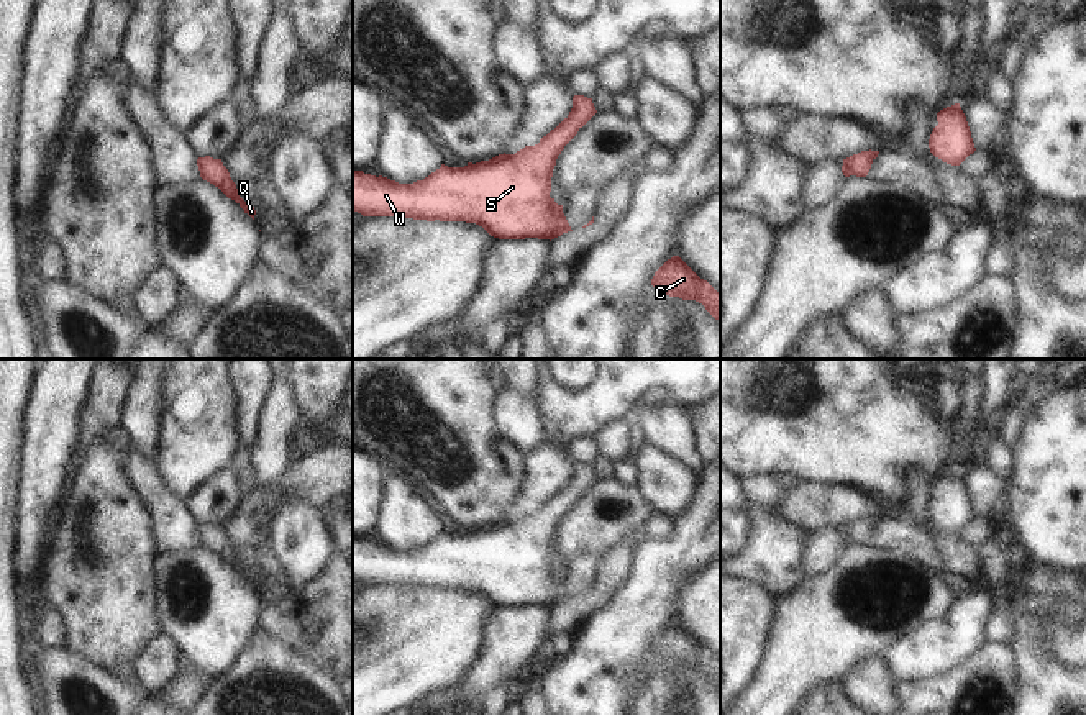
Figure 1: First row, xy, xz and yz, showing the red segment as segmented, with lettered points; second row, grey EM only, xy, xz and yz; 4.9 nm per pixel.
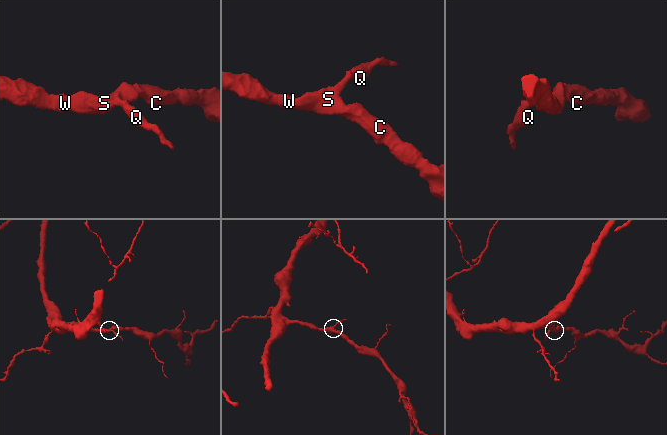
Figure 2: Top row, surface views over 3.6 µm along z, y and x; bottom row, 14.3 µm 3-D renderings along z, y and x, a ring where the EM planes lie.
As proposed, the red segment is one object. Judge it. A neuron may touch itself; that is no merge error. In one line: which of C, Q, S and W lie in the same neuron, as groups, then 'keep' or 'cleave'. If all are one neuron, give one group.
groups C Q S W; keep

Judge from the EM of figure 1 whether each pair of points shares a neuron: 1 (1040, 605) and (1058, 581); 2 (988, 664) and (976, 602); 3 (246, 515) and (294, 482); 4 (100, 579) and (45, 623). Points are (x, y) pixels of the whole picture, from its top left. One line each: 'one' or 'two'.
1: two
2: two
3: one
4: two

